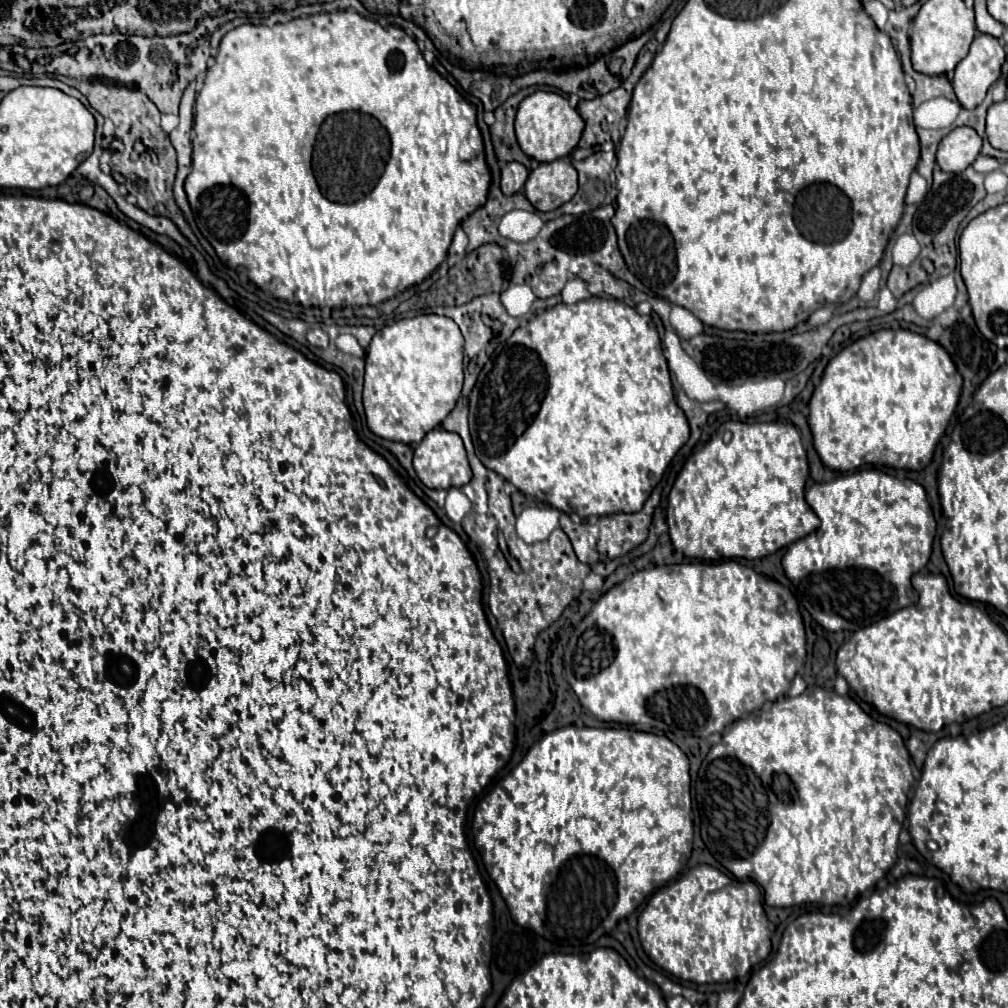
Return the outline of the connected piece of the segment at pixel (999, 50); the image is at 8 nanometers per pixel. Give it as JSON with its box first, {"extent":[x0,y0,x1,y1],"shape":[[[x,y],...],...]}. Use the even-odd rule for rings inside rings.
{"extent":[953,34,1005,108],"shape":[[[977,34],[975,36],[975,40],[969,48],[969,54],[957,64],[955,76],[953,76],[953,88],[955,88],[957,100],[963,108],[975,108],[983,102],[989,86],[1001,76],[1003,60],[1005,60],[1005,50],[1003,50],[1003,44],[997,38],[987,36],[987,34]]]}

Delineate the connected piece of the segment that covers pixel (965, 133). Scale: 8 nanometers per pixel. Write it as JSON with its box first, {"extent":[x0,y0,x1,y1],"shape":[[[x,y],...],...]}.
{"extent":[937,128,981,172],"shape":[[[953,128],[937,150],[937,164],[943,172],[963,172],[981,152],[981,138],[973,128]]]}

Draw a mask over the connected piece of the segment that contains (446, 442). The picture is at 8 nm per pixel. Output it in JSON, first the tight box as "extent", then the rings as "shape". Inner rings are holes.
{"extent":[413,428,471,490],"shape":[[[435,428],[435,430],[427,432],[427,436],[419,442],[419,446],[415,448],[413,466],[415,466],[419,480],[427,488],[443,488],[443,490],[453,488],[453,486],[461,488],[461,486],[469,484],[469,480],[471,480],[471,468],[467,462],[467,452],[465,452],[461,436],[455,432],[447,432],[443,428]]]}

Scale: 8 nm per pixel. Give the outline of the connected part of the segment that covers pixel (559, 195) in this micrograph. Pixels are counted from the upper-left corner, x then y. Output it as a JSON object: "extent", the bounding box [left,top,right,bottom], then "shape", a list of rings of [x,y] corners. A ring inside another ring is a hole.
{"extent":[525,158,577,212],"shape":[[[559,158],[549,164],[539,164],[529,172],[525,196],[535,210],[549,212],[569,202],[577,192],[577,170],[571,160]]]}

